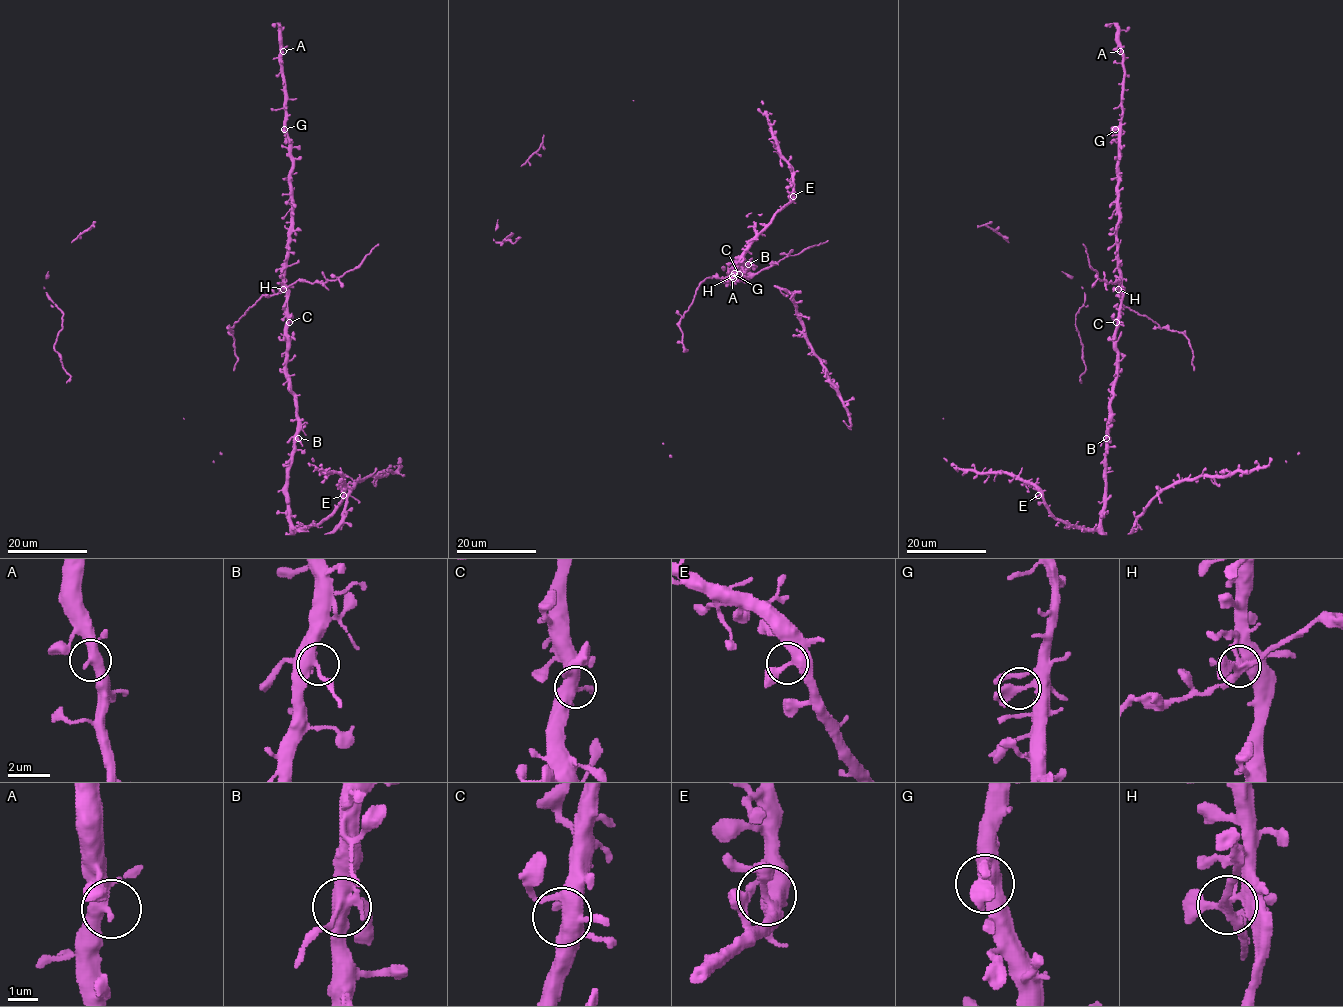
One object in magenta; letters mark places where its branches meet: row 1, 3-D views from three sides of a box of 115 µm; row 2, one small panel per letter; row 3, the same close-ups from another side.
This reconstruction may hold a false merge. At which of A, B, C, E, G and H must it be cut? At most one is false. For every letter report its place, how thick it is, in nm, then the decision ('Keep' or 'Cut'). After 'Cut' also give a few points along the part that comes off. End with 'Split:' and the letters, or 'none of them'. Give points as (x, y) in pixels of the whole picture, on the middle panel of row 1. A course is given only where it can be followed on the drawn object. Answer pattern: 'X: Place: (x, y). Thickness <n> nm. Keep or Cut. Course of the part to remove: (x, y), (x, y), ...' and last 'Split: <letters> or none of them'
A: Place: (733, 278). Thickness 360 nm. Keep
B: Place: (748, 264). Thickness 400 nm. Keep
C: Place: (739, 274). Thickness 500 nm. Keep
E: Place: (793, 196). Thickness 360 nm. Keep
G: Place: (734, 273). Thickness 320 nm. Keep
H: Place: (732, 276). Thickness 320 nm. Cut. Course of the part to remove: (733, 276), (706, 278), (700, 284), (693, 303), (680, 322), (684, 349), (687, 350), (683, 351)
Split: H

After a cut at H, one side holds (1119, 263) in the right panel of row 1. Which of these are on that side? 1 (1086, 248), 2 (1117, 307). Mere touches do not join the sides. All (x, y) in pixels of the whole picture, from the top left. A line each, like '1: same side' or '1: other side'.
1: other side
2: same side

